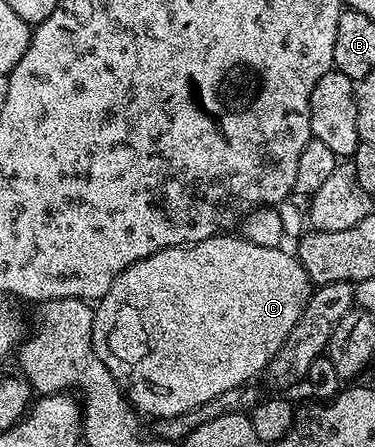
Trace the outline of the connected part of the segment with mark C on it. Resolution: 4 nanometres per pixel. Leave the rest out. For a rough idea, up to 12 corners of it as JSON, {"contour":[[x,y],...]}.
{"contour":[[241,235],[162,249],[94,306],[151,419],[256,380],[313,286]]}

